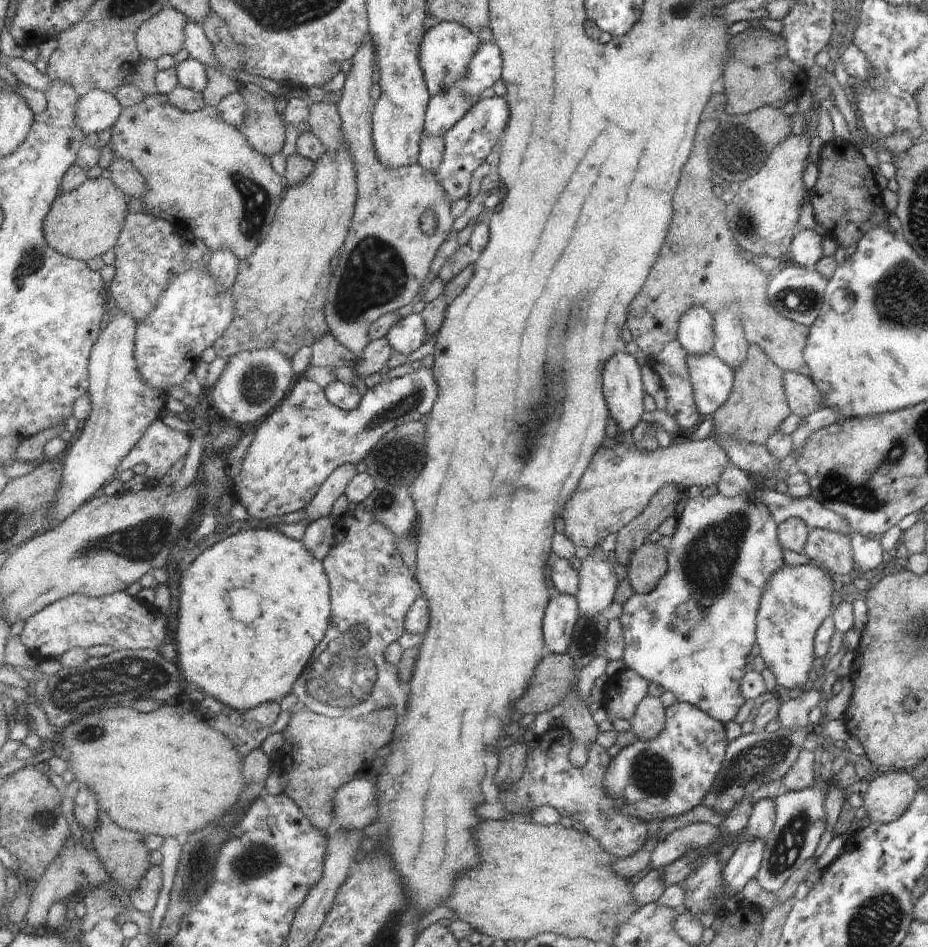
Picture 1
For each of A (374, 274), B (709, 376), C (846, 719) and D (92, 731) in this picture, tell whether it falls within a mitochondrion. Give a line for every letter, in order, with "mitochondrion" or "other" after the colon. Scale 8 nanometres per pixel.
A: mitochondrion
B: other
C: other
D: mitochondrion

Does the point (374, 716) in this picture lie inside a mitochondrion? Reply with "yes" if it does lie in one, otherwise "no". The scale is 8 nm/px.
yes

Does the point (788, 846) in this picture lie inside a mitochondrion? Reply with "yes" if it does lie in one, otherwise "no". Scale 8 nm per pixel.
yes

